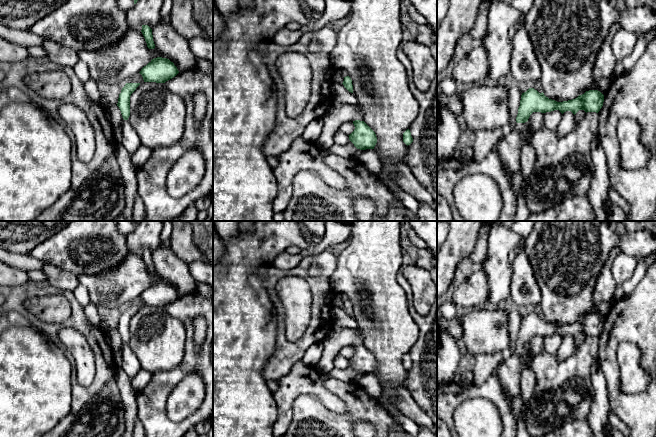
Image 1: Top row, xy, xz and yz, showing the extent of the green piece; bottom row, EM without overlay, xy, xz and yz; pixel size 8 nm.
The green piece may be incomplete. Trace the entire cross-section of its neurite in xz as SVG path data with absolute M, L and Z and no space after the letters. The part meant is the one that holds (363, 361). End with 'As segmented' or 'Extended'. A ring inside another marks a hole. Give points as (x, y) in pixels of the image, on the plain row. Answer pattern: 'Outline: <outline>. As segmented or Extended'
Outline: M360 344L353 345L354 355L348 359L349 364L357 373L374 373L377 367L375 356L364 346Z. As segmented

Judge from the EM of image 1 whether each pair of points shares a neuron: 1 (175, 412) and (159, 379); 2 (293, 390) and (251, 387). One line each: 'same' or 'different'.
1: different
2: different

